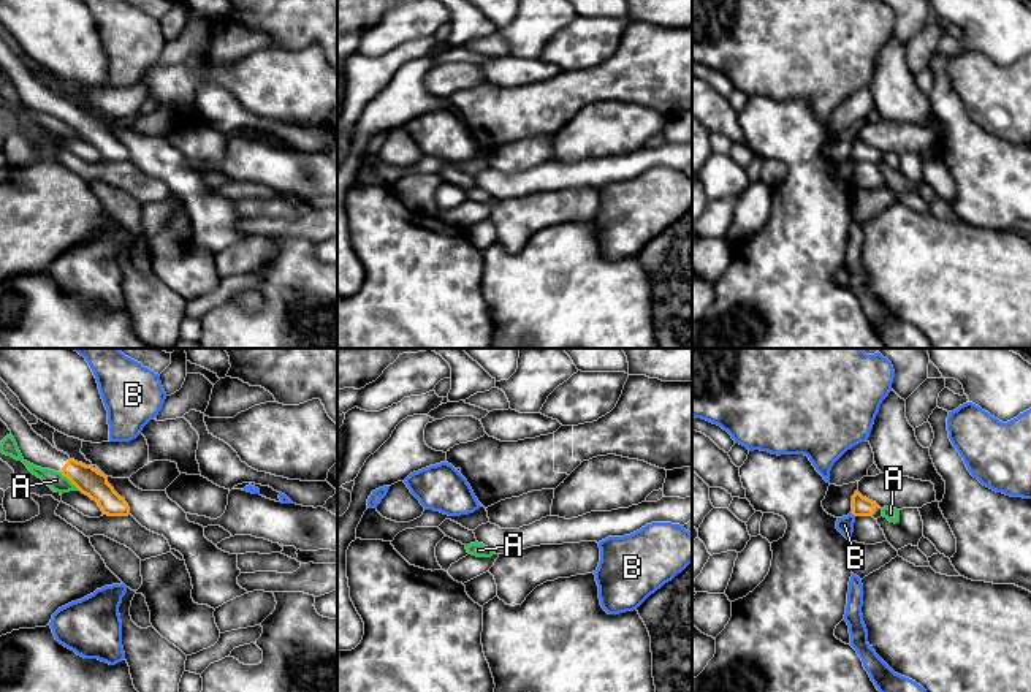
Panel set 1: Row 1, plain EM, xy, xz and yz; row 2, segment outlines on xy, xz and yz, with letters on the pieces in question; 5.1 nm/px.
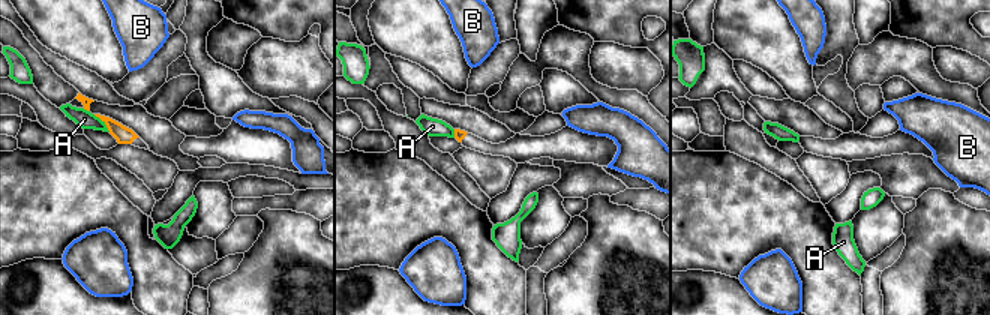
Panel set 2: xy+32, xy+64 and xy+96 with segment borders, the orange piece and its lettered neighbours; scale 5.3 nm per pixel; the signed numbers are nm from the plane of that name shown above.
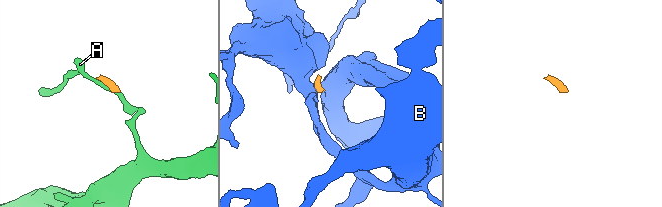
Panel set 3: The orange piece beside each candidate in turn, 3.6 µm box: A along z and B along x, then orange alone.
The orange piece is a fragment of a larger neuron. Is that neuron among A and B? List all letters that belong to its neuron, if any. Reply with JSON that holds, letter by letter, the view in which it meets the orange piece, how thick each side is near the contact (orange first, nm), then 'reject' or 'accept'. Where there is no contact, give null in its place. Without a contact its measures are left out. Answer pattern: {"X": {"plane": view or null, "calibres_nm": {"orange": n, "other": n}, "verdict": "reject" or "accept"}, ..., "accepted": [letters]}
{"A": {"plane": "xy", "calibres_nm": {"orange": 140, "other": 90}, "verdict": "reject"}, "B": {"plane": null, "verdict": "reject"}, "accepted": []}

